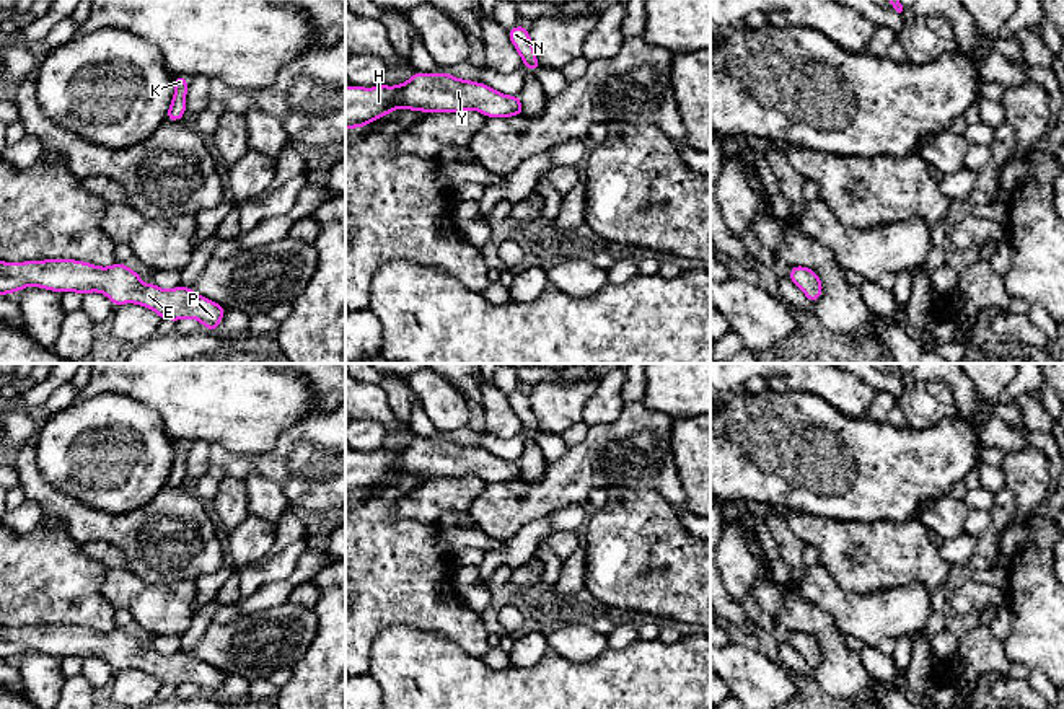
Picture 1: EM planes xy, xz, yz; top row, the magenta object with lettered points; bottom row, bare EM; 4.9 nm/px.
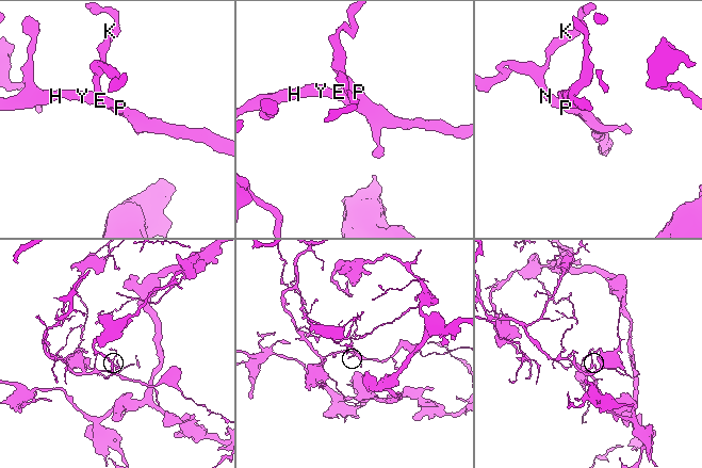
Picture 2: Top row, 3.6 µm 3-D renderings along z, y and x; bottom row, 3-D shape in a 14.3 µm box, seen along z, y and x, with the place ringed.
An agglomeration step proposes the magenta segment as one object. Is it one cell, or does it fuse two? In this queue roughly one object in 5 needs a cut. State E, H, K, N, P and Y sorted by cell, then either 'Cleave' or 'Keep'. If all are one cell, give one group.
Groups: E H K N P Y. Keep

